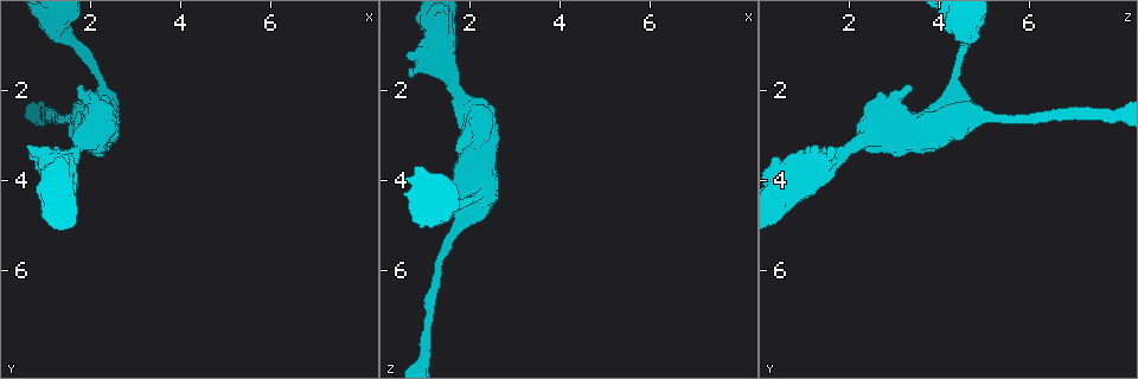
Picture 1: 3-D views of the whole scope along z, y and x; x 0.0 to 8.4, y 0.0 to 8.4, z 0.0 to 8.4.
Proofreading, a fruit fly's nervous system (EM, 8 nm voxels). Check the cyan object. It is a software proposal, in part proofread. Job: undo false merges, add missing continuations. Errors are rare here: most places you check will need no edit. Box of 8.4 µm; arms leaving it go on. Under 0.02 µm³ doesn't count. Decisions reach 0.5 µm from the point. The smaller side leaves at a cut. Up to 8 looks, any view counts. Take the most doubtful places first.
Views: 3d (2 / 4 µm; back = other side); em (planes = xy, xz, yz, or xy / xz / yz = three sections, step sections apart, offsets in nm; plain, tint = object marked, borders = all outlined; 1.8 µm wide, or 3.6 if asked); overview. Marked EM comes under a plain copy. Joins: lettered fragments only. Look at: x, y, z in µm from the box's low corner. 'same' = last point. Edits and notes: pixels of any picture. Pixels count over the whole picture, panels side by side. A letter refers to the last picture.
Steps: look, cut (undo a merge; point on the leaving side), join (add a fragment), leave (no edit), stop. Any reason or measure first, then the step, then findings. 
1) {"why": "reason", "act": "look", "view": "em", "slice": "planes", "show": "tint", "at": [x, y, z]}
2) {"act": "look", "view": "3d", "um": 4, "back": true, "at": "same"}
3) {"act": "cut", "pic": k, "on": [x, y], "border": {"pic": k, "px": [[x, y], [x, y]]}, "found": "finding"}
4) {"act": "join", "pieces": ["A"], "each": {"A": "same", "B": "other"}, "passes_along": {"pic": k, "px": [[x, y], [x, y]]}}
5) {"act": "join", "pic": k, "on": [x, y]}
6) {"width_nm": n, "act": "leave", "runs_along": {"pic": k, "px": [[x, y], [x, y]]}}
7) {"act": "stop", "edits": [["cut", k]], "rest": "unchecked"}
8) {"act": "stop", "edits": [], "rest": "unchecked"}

{"why": "stops while still wide", "act": "look", "view": "em", "um": 3.6, "slice": "xy", "step": 4, "show": "tint", "at": [0.75, 3.30, 1.65]}

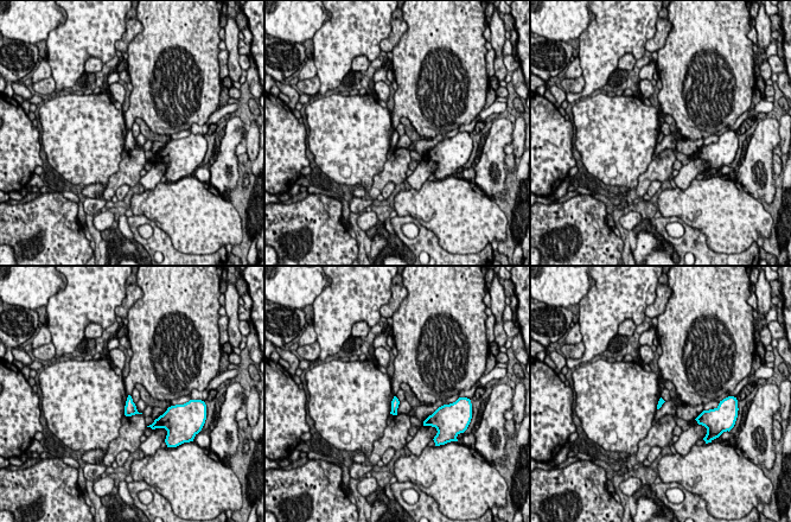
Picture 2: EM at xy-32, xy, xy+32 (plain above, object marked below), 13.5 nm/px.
{"why": "another direction", "act": "look", "view": "em", "um": 3.6, "slice": "planes", "show": "borders", "at": "same"}

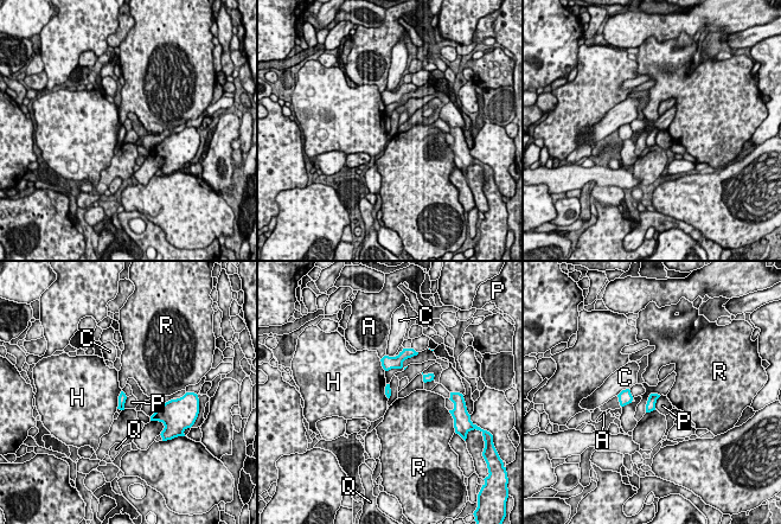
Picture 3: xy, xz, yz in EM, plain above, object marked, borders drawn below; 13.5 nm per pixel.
{"act": "leave", "each": {"A": "other", "C": "other", "H": "other", "P": "other", "Q": "other", "R": "other"}, "border": {"pic": 3, "px": [[660, 396], [654, 408]]}, "found": "no lettered fragment goes on from it"}

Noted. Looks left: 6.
{"why": "thick end", "act": "look", "view": "em", "um": 3.6, "slice": "xy", "step": 4, "show": "tint", "at": [1.75, 1.85, 3.40]}

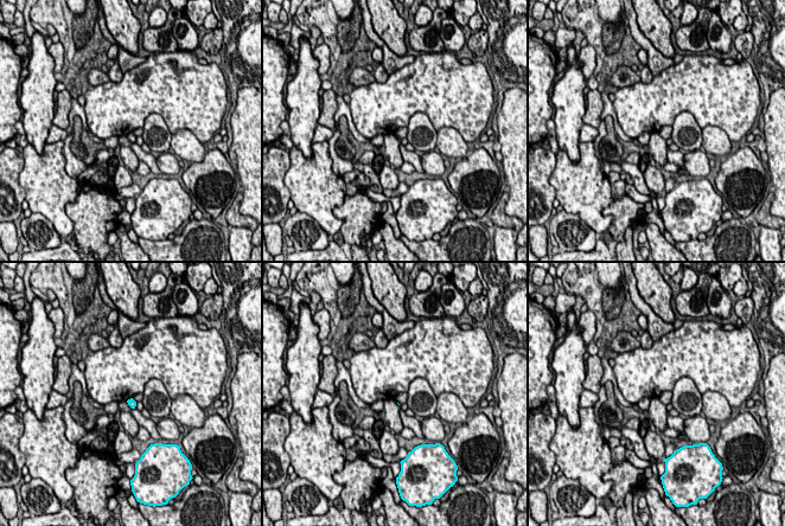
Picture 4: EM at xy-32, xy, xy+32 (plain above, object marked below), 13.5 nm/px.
{"act": "look", "view": "em", "um": 3.6, "slice": "planes", "show": "borders", "at": "same"}

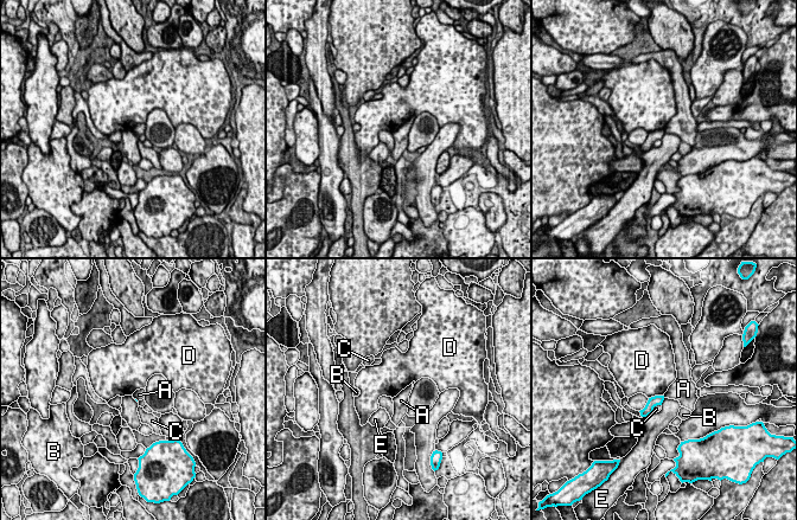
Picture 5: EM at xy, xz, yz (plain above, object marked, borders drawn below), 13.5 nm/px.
{"act": "leave", "each": {"A": "other", "B": "other", "C": "other", "D": "other", "E": "other"}, "border": {"pic": 5, "px": [[663, 395], [649, 398]]}, "found": "none of them fits"}

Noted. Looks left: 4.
{"why": "calibre changes", "act": "look", "view": "em", "slice": "planes", "show": "borders", "at": [1.60, 2.65, 5.30]}

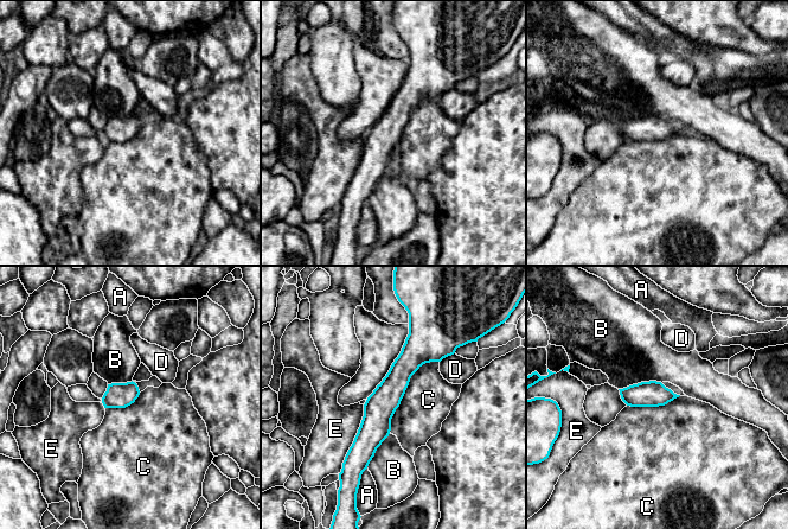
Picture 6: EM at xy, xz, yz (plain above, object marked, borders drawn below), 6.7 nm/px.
{"longest_contact_nm": ["C", 600], "act": "leave", "each": {"A": "other", "B": "other", "C": "other", "D": "other", "E": "other"}, "runs_along": {"pic": 6, "px": [[411, 330], [364, 463]]}, "found": "one neuron here"}

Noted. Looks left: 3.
{"act": "look", "view": "3d", "um": 4, "at": [1.40, 0.75, 4.70]}

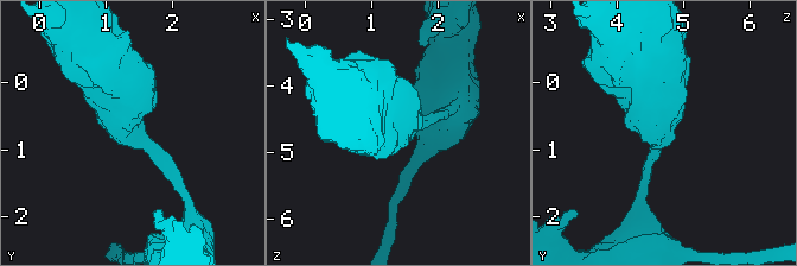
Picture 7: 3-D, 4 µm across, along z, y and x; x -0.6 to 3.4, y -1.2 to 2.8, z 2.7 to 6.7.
{"act": "look", "view": "em", "slice": "planes", "show": "tint", "at": [1.40, 0.65, 4.70]}

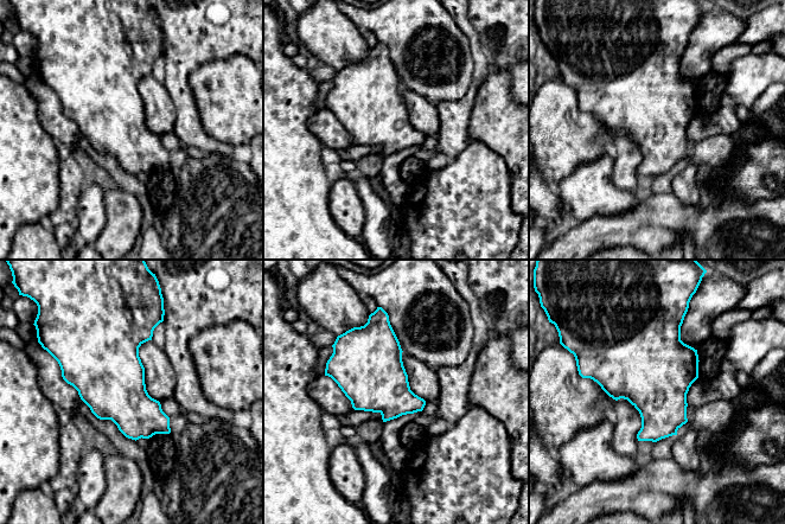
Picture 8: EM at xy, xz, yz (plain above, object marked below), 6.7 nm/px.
{"act": "look", "view": "em", "slice": "planes", "show": "borders", "at": "same"}

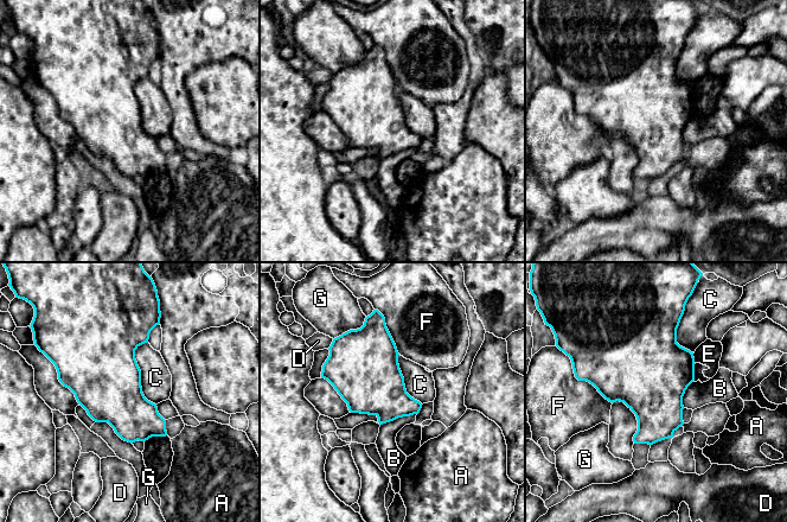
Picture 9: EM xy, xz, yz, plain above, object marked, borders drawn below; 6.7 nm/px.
{"width_nm": 420, "longest_contact_nm": ["C", 440], "act": "leave", "each": {"A": "other", "B": "other", "C": "other", "D": "other", "E": "other", "F": "other", "G": "other"}, "found": "one neuron here"}

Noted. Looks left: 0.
{"act": "stop", "edits": [], "rest": "unchecked"}

